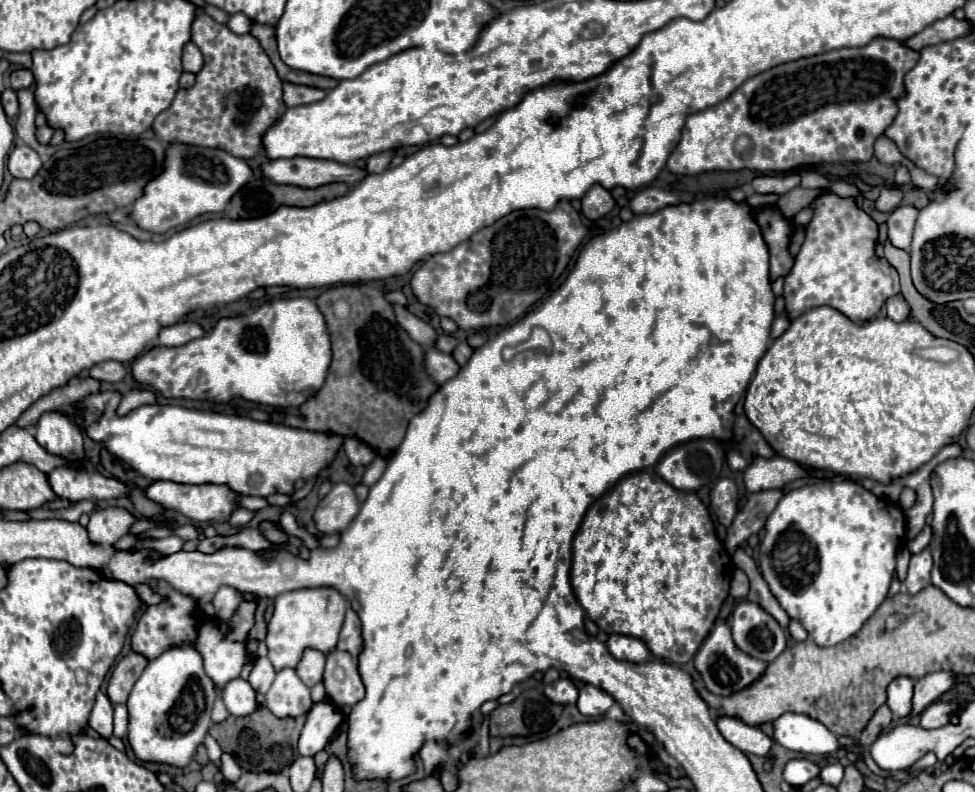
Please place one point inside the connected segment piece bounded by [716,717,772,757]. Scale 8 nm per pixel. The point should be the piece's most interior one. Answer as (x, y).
(749, 739)

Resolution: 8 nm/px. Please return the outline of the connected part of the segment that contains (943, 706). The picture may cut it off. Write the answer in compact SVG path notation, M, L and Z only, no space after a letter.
M932 703L928 705L920 715L920 727L922 729L936 729L948 723L950 715L958 709L958 703Z

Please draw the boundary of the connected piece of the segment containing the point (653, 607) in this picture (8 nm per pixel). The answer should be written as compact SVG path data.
M636 471L636 473L630 473L624 479L620 479L584 515L584 521L582 521L578 533L574 535L574 543L572 543L572 571L570 571L570 581L572 581L572 587L574 587L576 599L580 601L580 605L588 613L588 617L604 633L620 633L620 635L638 637L638 639L642 639L648 645L648 649L656 657L660 657L664 661L670 661L674 665L684 665L684 663L688 663L694 657L694 653L698 651L700 643L706 639L706 635L710 633L714 621L718 619L720 607L722 607L724 599L728 597L732 569L734 569L732 557L724 549L724 545L718 541L716 531L714 531L714 523L710 519L710 513L708 513L706 505L702 505L702 501L698 499L698 495L694 491L692 493L684 493L684 491L668 485L656 471Z

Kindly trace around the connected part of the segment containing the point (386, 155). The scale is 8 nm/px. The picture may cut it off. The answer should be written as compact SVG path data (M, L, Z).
M390 149L390 151L384 151L384 153L368 157L368 161L366 161L368 173L382 173L390 165L390 161L392 161L394 155L396 155L396 149Z

